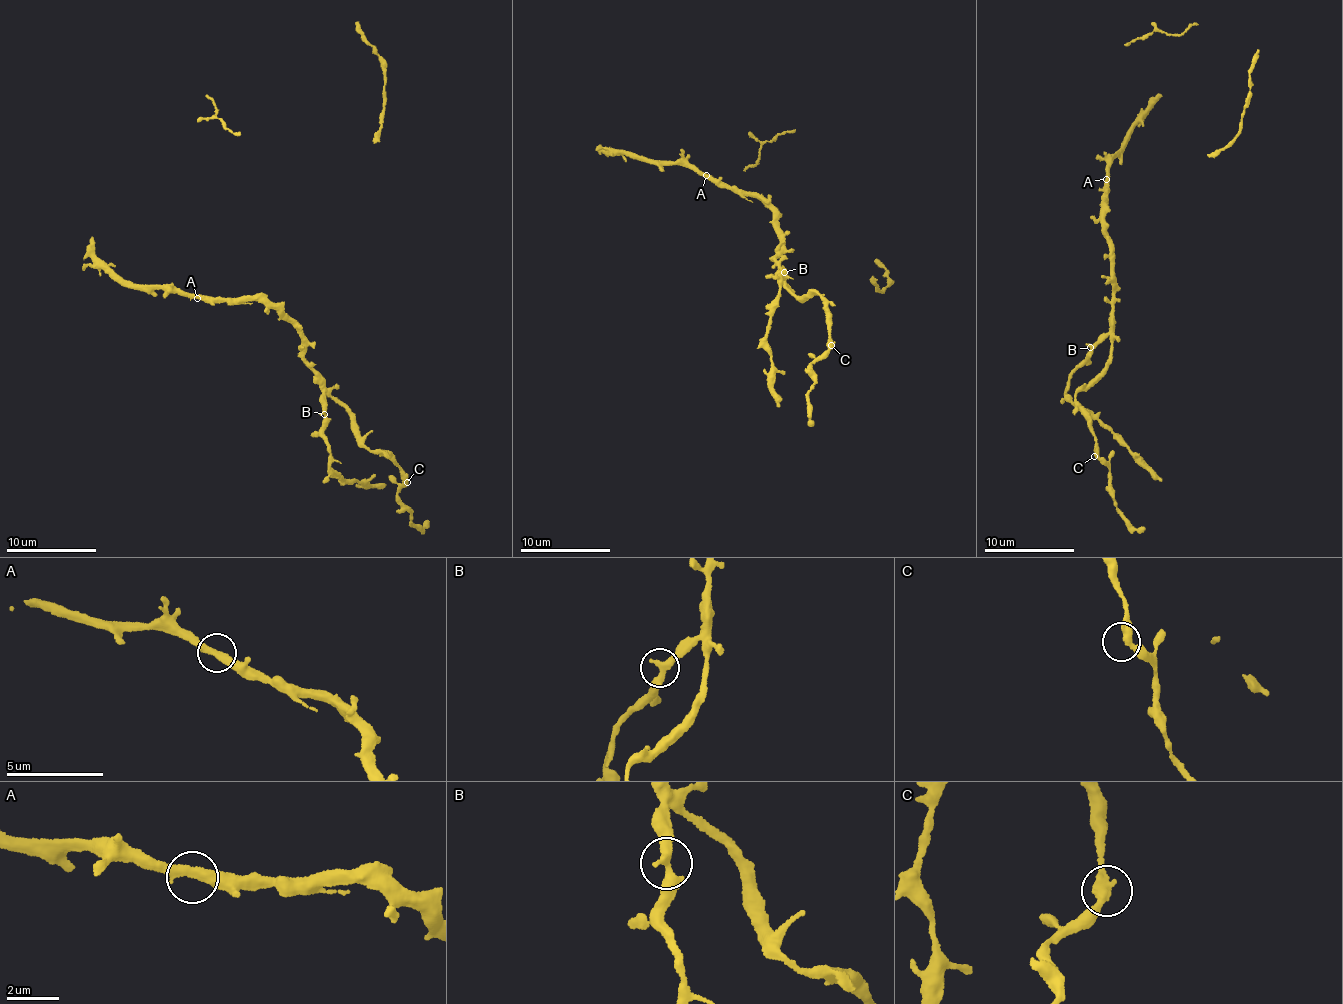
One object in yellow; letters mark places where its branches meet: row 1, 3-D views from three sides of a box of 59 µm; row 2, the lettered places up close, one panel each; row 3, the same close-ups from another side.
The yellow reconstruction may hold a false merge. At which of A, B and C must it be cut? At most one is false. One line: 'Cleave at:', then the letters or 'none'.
Cleave at: none

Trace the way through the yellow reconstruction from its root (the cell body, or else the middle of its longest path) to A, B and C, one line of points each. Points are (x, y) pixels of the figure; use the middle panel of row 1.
A: (778, 224), (764, 199), (759, 195), (738, 192), (706, 175)
B: (778, 224), (776, 227), (781, 247), (773, 258), (781, 269), (781, 278), (780, 275), (785, 273)
C: (778, 224), (781, 247), (773, 258), (779, 272), (788, 289), (801, 300), (819, 294), (831, 345)

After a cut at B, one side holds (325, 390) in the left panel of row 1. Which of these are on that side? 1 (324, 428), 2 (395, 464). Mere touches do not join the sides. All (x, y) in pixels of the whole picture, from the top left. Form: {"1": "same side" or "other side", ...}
{"1": "other side", "2": "same side"}

